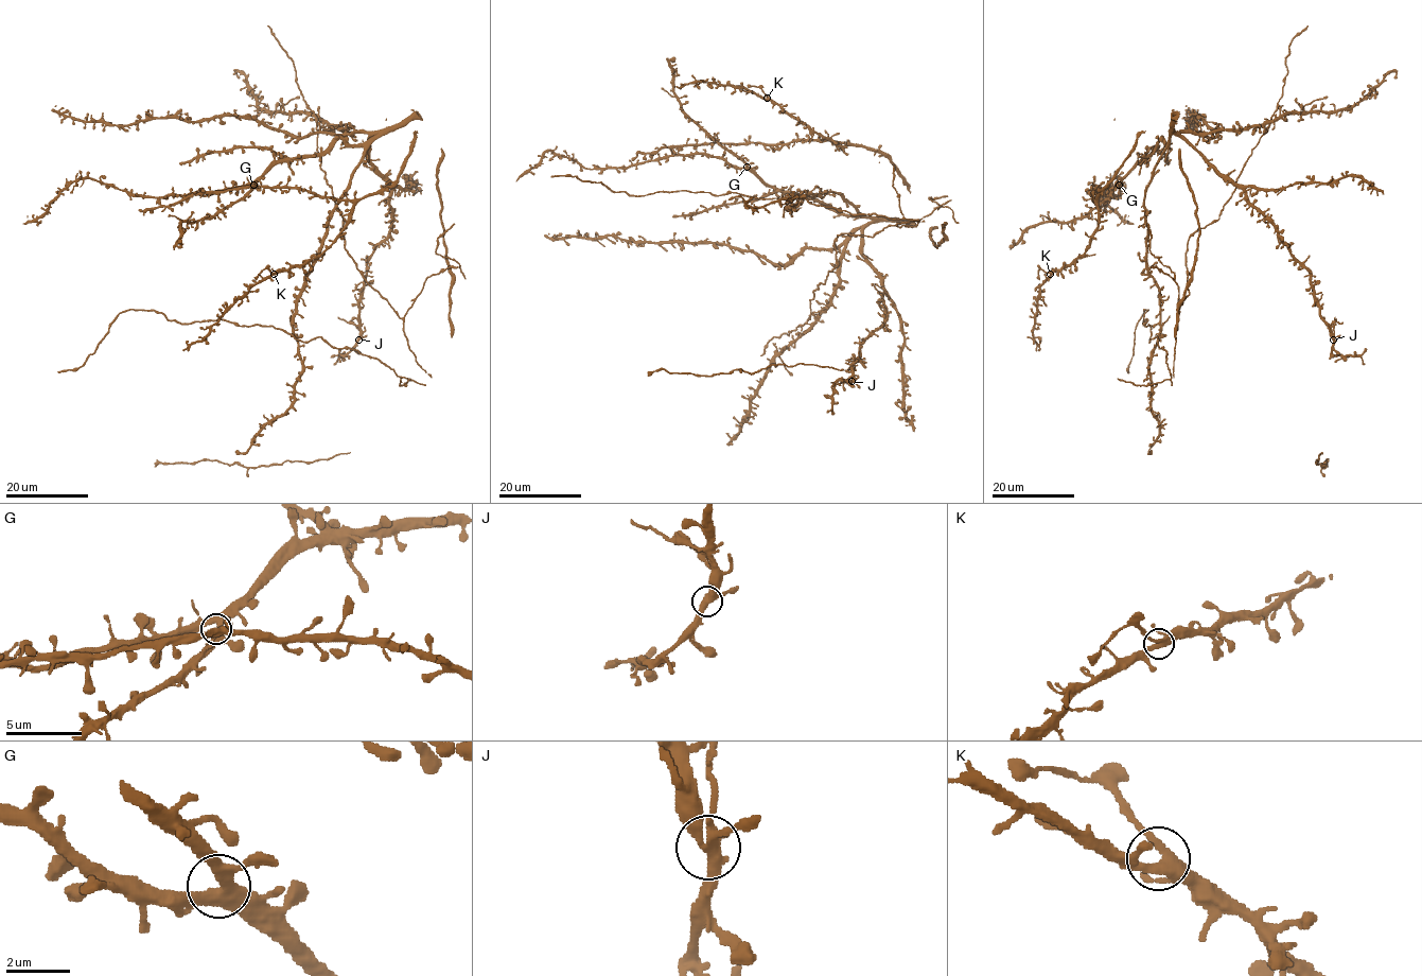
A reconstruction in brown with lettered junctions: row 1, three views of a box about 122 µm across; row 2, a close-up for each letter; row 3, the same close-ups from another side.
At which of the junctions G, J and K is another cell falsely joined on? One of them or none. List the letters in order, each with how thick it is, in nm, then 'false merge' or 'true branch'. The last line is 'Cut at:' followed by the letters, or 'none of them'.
G: 360 nm thick; true branch
J: 360 nm thick; true branch
K: 360 nm thick; true branch
Cut at: none of them

